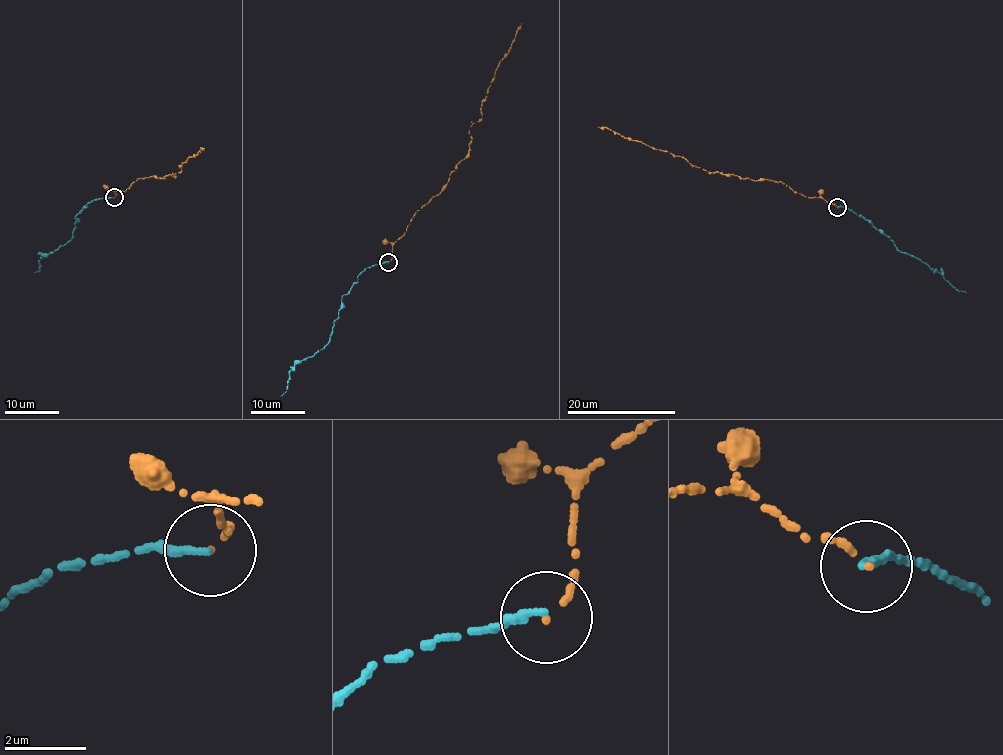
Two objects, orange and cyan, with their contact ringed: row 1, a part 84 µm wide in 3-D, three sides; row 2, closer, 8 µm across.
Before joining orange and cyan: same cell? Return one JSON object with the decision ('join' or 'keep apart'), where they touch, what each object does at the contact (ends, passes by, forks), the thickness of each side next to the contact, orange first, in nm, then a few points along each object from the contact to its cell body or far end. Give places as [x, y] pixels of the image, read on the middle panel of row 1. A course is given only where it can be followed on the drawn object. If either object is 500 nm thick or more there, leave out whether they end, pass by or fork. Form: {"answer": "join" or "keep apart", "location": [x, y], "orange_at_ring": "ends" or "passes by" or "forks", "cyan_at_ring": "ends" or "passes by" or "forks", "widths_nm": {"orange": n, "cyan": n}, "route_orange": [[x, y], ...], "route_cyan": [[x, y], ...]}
{"answer": "join", "location": [388, 262], "orange_at_ring": "ends", "cyan_at_ring": "ends", "widths_nm": {"orange": 140, "cyan": 200}, "route_orange": [[389, 262], [393, 244], [410, 220], [442, 190], [469, 152], [471, 125], [481, 118], [494, 72], [522, 24]], "route_cyan": [[389, 262], [367, 267], [342, 295], [330, 340], [323, 349], [295, 365], [288, 373], [287, 389], [281, 396]]}

